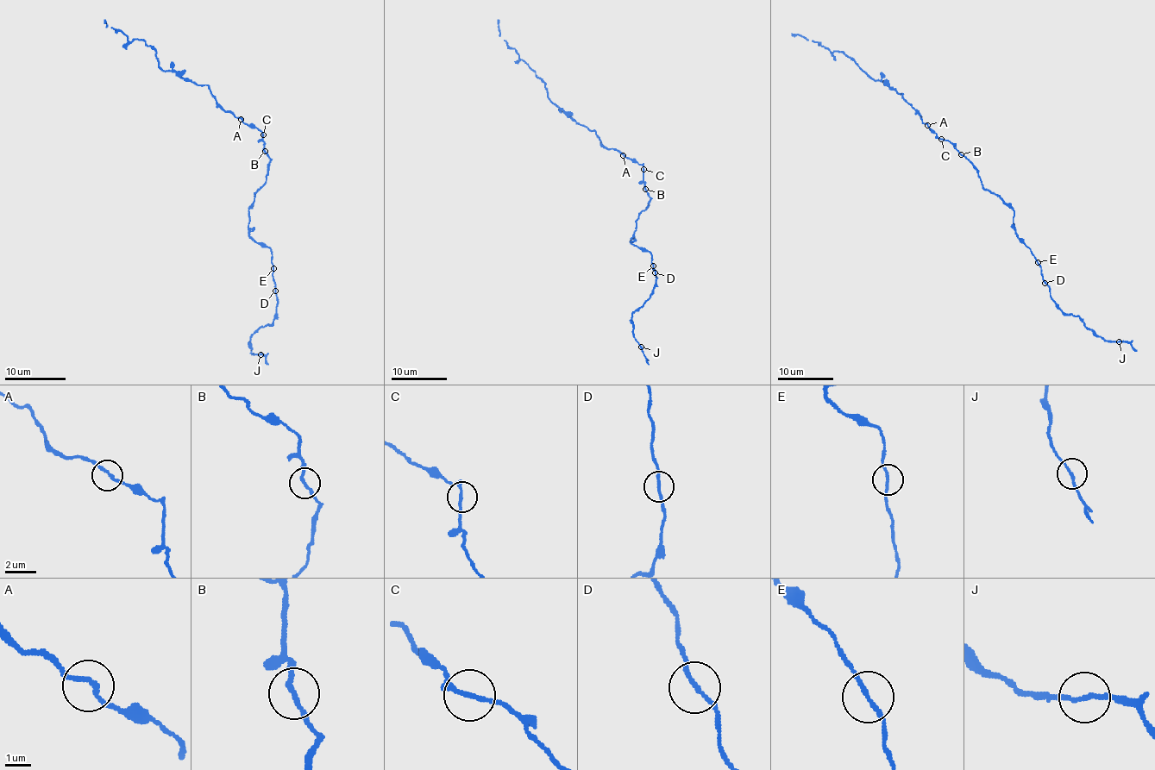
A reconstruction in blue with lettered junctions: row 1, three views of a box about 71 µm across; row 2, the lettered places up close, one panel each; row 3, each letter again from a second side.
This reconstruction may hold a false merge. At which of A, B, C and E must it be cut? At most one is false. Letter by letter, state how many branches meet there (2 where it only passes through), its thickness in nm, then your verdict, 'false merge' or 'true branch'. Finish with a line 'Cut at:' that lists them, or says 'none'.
A: branches 2; calibre 160 nm; true branch
B: branches 2; calibre 160 nm; true branch
C: branches 2; calibre 160 nm; true branch
E: branches 2; calibre 160 nm; true branch
Cut at: none

